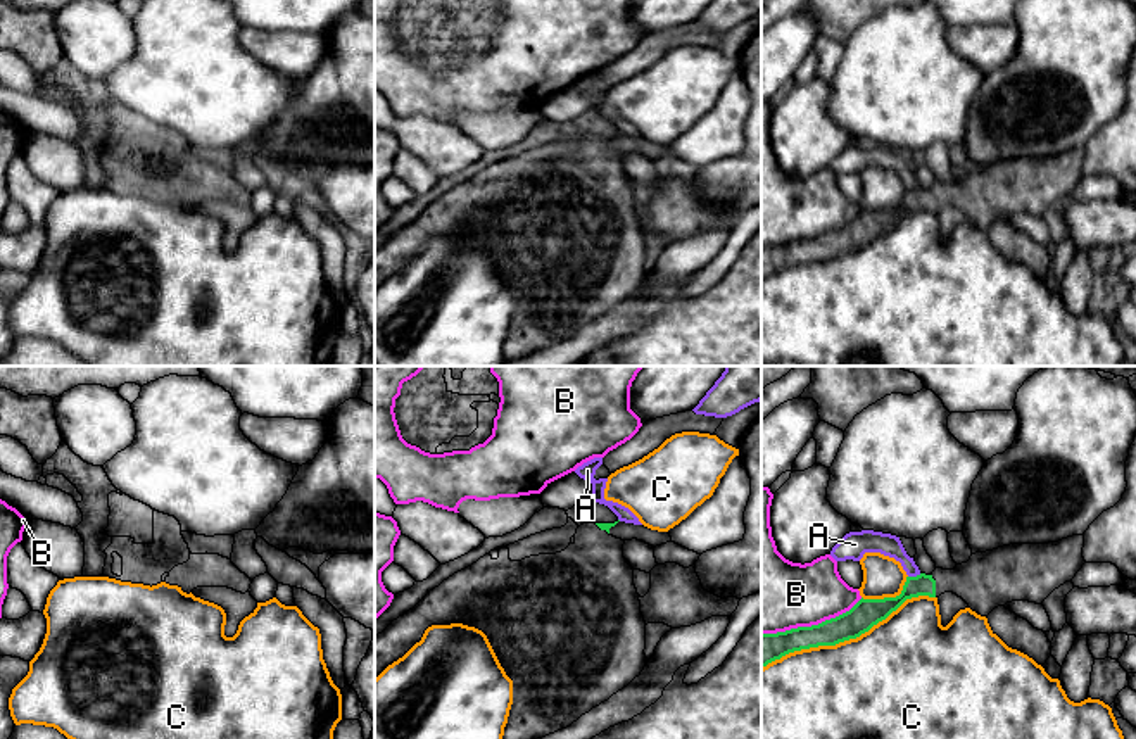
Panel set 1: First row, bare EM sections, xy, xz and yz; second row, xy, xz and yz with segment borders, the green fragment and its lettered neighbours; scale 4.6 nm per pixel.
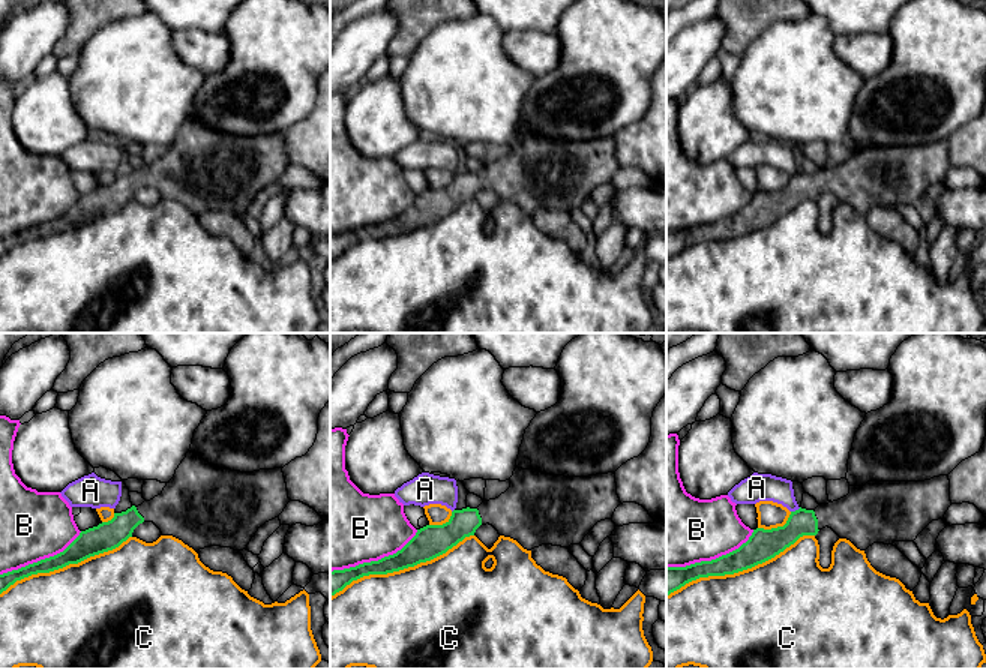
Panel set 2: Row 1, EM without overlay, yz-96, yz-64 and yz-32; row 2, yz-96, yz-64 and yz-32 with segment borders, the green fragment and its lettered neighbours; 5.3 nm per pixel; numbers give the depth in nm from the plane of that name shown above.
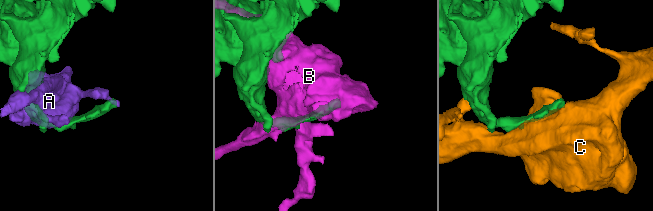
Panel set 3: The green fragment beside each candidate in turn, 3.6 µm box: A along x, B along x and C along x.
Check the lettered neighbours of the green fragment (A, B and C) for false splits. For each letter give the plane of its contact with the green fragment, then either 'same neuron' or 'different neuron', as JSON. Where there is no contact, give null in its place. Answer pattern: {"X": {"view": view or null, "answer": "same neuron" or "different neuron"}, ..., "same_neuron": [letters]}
{"A": {"view": "yz", "answer": "different neuron"}, "B": {"view": "yz", "answer": "different neuron"}, "C": {"view": "yz", "answer": "different neuron"}, "same_neuron": []}

